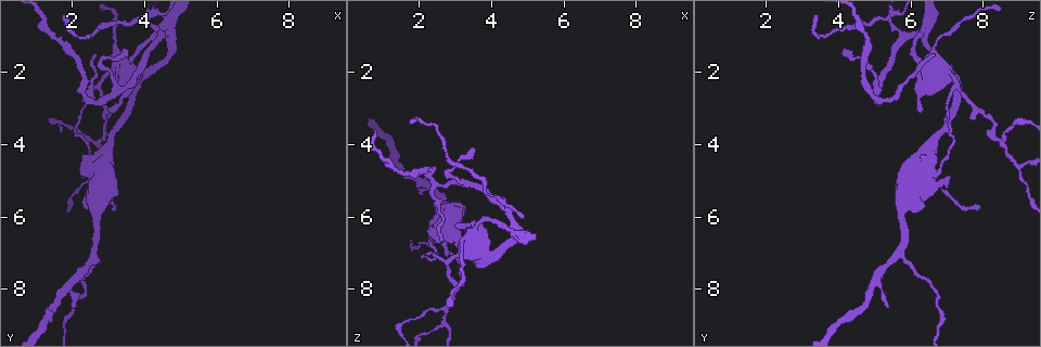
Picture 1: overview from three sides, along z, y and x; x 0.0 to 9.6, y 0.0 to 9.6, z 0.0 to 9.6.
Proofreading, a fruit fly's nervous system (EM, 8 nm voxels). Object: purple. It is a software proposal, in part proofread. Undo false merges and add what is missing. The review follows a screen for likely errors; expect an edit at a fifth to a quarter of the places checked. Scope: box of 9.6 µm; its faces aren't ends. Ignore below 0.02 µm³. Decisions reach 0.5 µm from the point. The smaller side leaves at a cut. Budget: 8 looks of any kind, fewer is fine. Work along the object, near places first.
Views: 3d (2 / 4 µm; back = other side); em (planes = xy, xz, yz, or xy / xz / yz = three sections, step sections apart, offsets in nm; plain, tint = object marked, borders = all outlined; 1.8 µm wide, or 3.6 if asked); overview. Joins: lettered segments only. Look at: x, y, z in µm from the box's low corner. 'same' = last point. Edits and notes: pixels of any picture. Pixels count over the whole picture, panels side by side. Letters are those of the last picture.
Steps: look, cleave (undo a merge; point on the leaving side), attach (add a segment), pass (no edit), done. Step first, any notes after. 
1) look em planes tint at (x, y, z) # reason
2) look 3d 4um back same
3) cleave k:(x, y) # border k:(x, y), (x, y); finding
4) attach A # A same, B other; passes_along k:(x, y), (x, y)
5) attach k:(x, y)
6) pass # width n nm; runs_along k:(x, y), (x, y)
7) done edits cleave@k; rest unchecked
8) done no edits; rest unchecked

look em planes borders at (2.55, 7.00, 5.60) # three arms meet

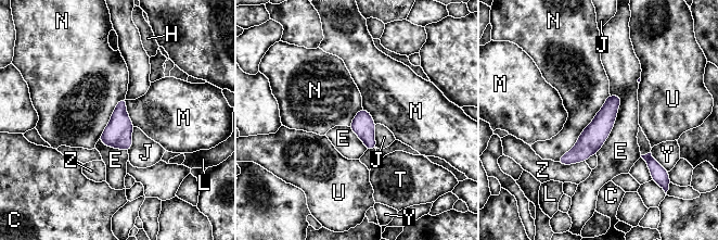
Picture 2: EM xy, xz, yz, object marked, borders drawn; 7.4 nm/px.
pass # width 170 nm; C other, E other, H other, J other, L other, M other, N other, T other, U other, Y other, Z other; border 2:(610, 95), (577, 141), (556, 161); all the same neuron

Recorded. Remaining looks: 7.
look 3d 4um at (2.70, 3.90, 8.50) # side arm on a straight run

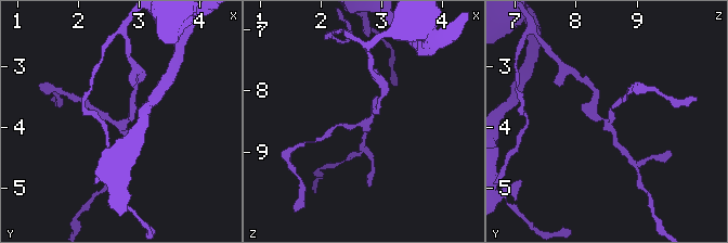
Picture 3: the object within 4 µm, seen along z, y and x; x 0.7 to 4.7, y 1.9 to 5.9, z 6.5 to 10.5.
look em planes plain at (2.70, 3.95, 8.55) # arms 3

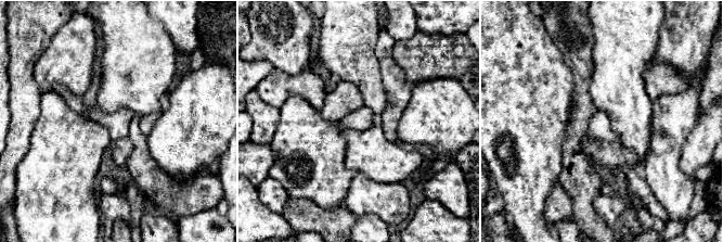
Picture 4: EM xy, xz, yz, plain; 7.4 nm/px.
look em planes borders same # what lies round it

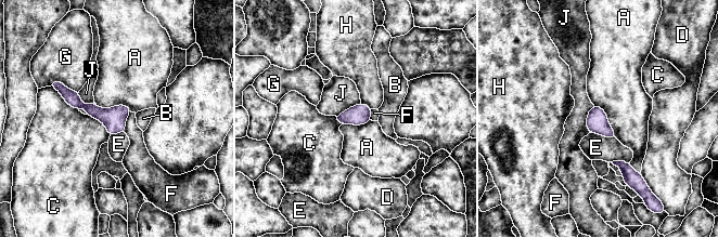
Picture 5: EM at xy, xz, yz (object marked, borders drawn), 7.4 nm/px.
pass # longest_contact A 300 nm; A other, B other, C other, D other, E other, F other, G other, H other, J other; runs_along 5:(56, 86), (122, 130); one neuron here

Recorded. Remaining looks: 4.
look em 3.6um yz step 4 tint at (3.75, 2.35, 7.35) # sharp bend

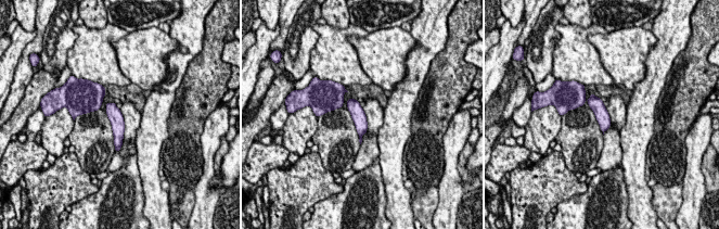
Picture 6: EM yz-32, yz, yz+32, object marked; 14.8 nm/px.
look em 3.6um planes borders same # cut it another way

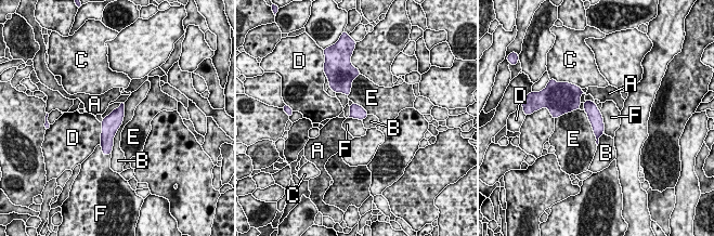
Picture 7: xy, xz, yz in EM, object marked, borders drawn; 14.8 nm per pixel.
pass # width 220 nm; A other, B other, C other, D other, E other, F other; border 7:(599, 109), (605, 131); one neuron here

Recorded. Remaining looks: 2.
done no edits; rest unchecked

